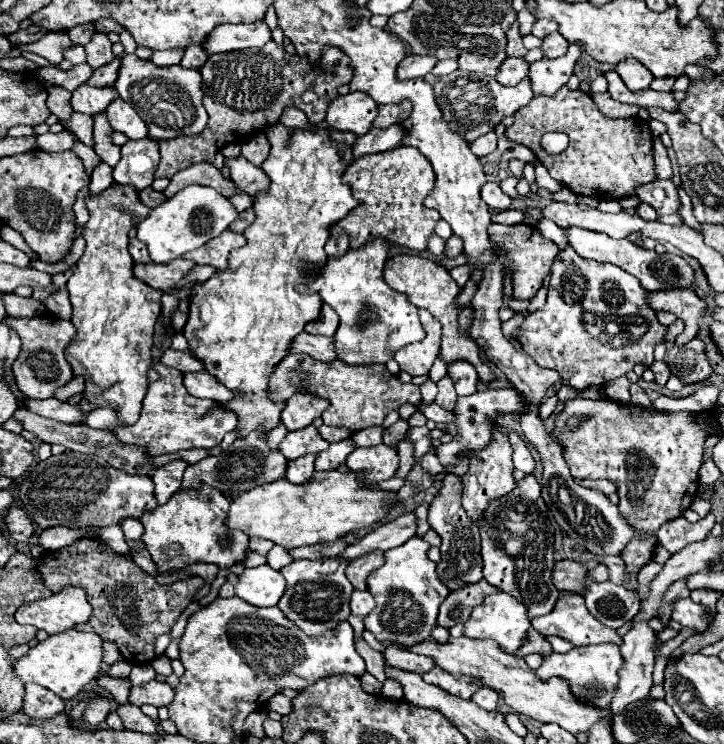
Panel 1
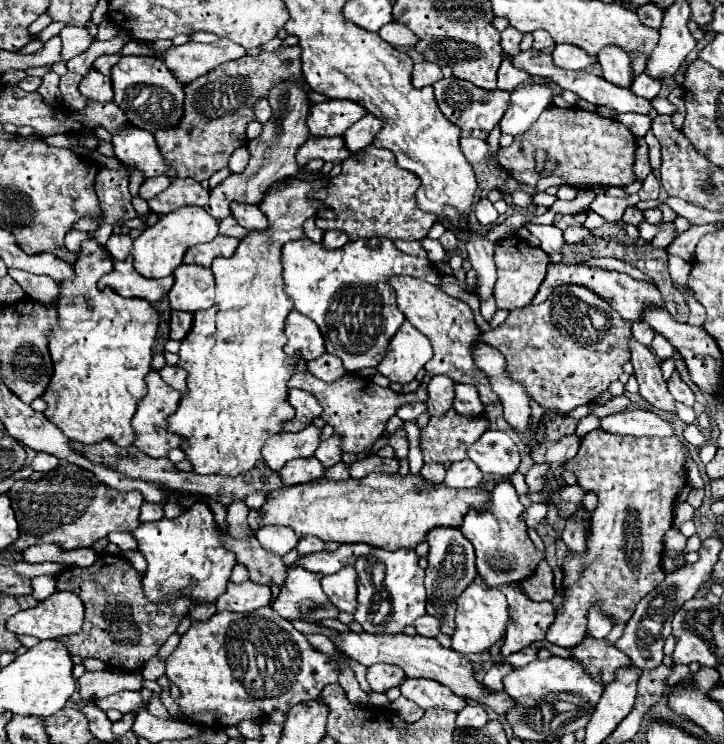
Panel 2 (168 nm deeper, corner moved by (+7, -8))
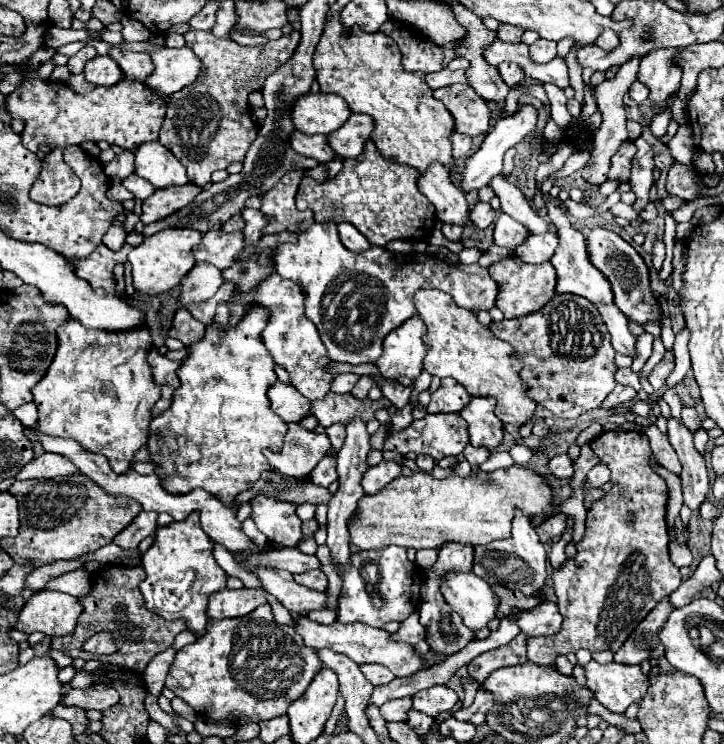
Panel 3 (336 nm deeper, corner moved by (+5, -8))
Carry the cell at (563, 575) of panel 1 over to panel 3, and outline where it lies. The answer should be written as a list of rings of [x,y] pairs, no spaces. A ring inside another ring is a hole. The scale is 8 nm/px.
[[[492,586],[494,588],[494,594],[498,596],[498,618],[506,618],[510,616],[510,612],[514,612],[514,608],[520,608],[520,610],[530,610],[534,606],[538,606],[538,594],[536,596],[530,596],[526,598],[522,592],[512,592],[504,586]]]

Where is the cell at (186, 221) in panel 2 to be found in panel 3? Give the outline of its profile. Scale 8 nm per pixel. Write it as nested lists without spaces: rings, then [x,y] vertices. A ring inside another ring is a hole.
[[[166,228],[150,238],[144,238],[144,242],[132,248],[128,254],[128,262],[132,264],[134,290],[142,296],[158,296],[176,288],[196,264],[192,248],[198,244],[200,238],[202,234],[190,228]]]

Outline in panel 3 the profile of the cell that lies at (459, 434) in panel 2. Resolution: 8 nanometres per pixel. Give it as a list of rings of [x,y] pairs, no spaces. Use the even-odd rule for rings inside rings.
[[[426,414],[422,420],[414,420],[410,428],[404,428],[402,432],[388,430],[382,450],[394,450],[400,454],[430,454],[432,458],[442,460],[446,456],[458,456],[468,442],[470,438],[466,432],[466,422],[460,418],[460,414]]]

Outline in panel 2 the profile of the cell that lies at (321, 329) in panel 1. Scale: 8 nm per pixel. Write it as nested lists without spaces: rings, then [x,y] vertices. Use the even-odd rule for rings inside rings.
[[[292,310],[292,314],[286,320],[286,352],[294,354],[300,352],[304,360],[314,360],[320,354],[324,354],[324,338],[320,336],[320,328],[316,328],[316,322],[308,316]]]

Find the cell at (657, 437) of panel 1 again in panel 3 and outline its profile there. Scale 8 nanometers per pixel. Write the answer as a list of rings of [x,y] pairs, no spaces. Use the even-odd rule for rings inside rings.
[[[604,432],[592,440],[592,450],[600,458],[600,462],[608,464],[612,470],[612,490],[598,502],[592,504],[586,518],[586,532],[582,542],[576,544],[576,558],[566,560],[560,570],[554,570],[554,592],[558,596],[558,610],[564,616],[562,630],[548,638],[530,638],[528,640],[528,660],[540,666],[556,668],[556,656],[570,652],[578,652],[586,648],[590,652],[596,650],[612,650],[616,652],[630,632],[648,616],[648,612],[670,592],[674,592],[682,576],[678,568],[672,564],[668,556],[668,528],[666,528],[666,502],[668,502],[668,488],[666,482],[650,468],[650,444],[644,432]],[[628,514],[636,516],[634,524],[628,522]]]

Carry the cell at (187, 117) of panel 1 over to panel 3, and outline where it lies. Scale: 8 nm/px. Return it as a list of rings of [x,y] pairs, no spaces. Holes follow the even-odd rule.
[[[110,48],[108,56],[112,56],[120,64],[126,78],[134,78],[134,80],[144,82],[150,76],[150,72],[154,70],[150,56],[142,54],[142,52],[128,52],[128,50],[120,50],[120,48]]]

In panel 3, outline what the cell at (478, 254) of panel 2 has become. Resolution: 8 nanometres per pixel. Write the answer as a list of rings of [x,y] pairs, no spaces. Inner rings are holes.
[[[432,164],[420,172],[418,190],[436,206],[436,218],[446,224],[464,224],[468,220],[468,204],[460,188],[450,180],[448,168]]]

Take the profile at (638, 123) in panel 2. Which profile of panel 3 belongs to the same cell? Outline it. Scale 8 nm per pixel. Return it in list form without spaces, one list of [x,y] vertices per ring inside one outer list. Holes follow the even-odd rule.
[[[668,107],[663,116],[662,114],[658,114],[653,118],[649,125],[649,128],[656,138],[660,138],[666,133],[670,122],[669,118],[671,118],[671,116],[671,108]]]

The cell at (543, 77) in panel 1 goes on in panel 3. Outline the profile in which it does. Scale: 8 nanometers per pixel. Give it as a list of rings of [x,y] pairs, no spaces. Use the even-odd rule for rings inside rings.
[[[524,104],[524,106],[520,106],[520,108],[516,110],[516,114],[508,116],[508,118],[504,118],[504,120],[498,120],[498,122],[492,126],[492,130],[486,134],[484,142],[480,144],[480,148],[478,148],[472,156],[466,158],[466,166],[464,166],[464,170],[462,170],[462,182],[460,182],[462,190],[464,190],[464,192],[480,190],[482,186],[486,186],[486,184],[492,180],[492,176],[500,174],[500,172],[502,172],[502,158],[504,158],[506,150],[512,148],[512,146],[516,146],[518,142],[522,142],[524,136],[534,130],[534,126],[536,126],[536,108],[530,106],[530,104]]]

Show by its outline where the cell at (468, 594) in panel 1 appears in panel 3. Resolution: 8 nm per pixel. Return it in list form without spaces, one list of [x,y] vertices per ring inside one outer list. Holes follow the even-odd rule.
[[[410,614],[398,628],[398,632],[392,634],[394,640],[398,642],[406,642],[406,644],[418,644],[418,640],[424,638],[424,626],[418,622],[418,614]]]

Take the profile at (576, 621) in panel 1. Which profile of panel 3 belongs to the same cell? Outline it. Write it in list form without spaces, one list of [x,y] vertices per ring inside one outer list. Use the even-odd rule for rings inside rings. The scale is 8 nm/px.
[[[590,660],[584,670],[594,698],[610,712],[624,714],[630,704],[642,702],[648,676],[642,674],[640,666],[624,666],[616,662],[598,664]]]

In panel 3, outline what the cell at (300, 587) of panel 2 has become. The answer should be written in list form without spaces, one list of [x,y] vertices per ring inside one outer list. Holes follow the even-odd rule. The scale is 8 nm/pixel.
[[[314,570],[314,572],[302,572],[302,574],[296,574],[294,580],[310,590],[318,590],[318,592],[324,592],[324,588],[328,586],[328,580],[326,580],[326,574],[322,570]]]

